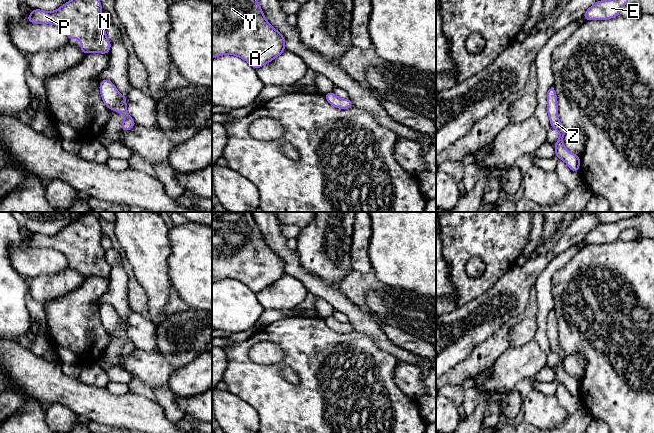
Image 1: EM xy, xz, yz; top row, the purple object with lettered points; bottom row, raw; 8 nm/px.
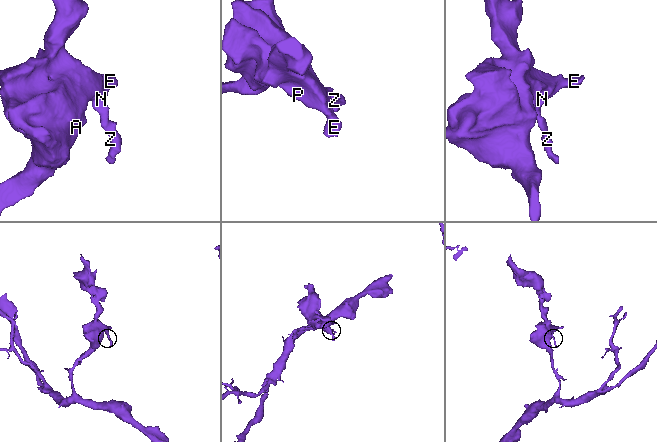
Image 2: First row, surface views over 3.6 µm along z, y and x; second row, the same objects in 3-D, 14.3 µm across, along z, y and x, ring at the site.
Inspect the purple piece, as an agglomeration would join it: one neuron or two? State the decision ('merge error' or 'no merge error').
no merge error

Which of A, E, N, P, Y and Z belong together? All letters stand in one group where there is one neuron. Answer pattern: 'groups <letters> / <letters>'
groups A E N P Y Z

